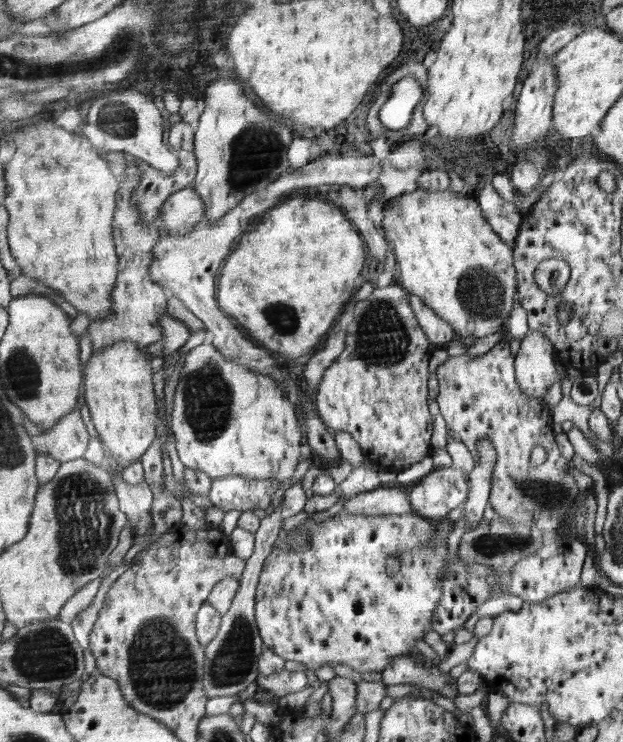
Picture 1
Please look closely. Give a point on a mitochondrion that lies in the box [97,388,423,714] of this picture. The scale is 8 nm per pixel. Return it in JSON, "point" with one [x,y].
{"point":[163,670]}

